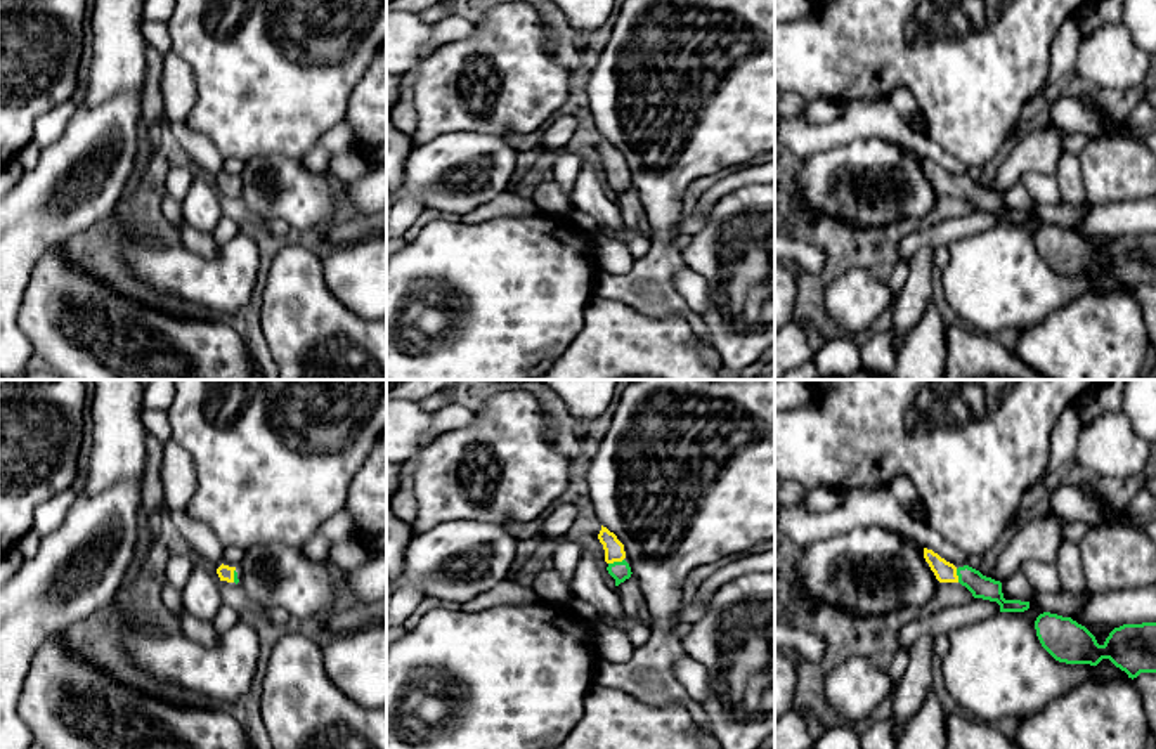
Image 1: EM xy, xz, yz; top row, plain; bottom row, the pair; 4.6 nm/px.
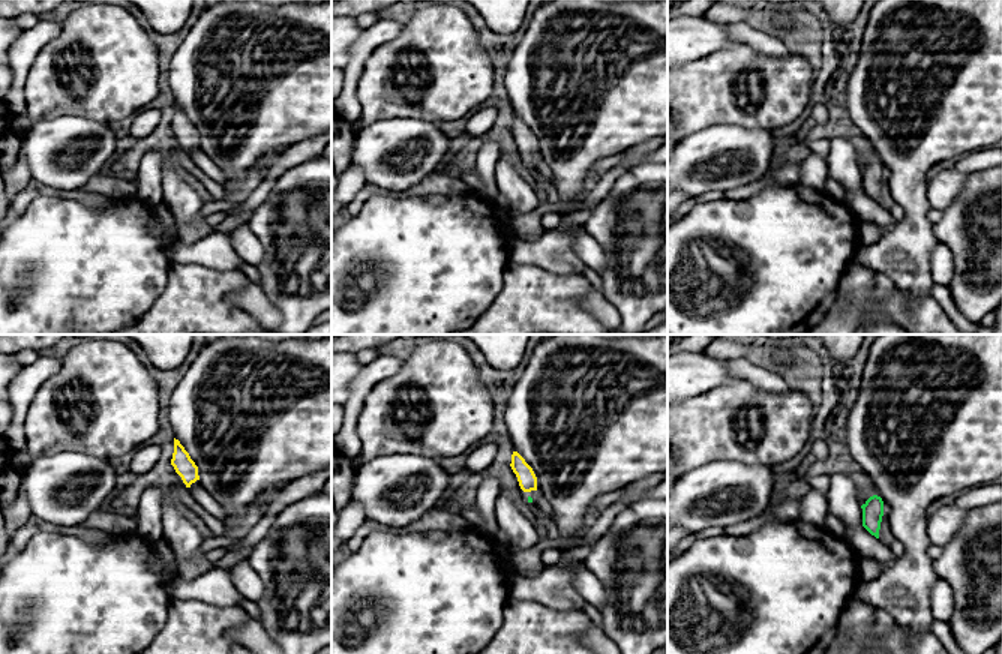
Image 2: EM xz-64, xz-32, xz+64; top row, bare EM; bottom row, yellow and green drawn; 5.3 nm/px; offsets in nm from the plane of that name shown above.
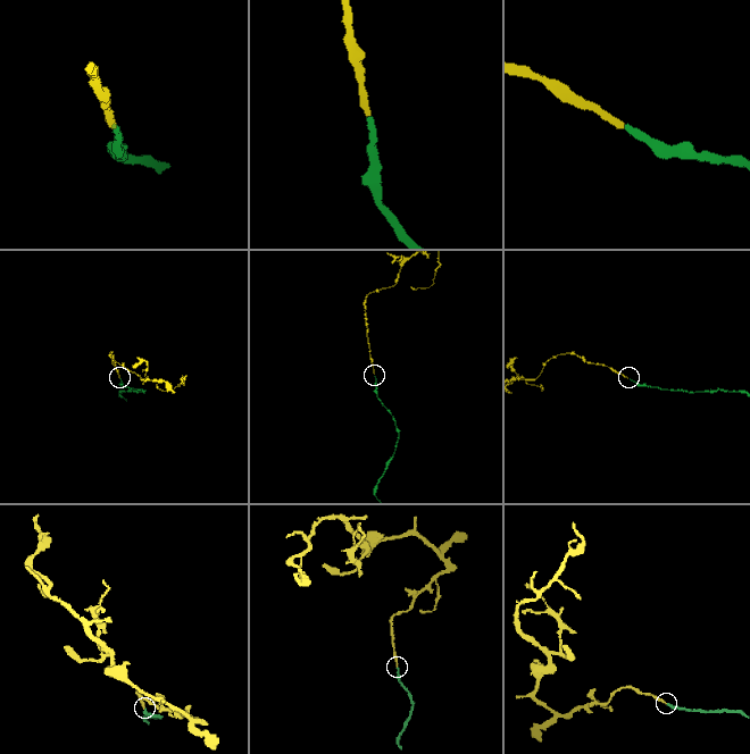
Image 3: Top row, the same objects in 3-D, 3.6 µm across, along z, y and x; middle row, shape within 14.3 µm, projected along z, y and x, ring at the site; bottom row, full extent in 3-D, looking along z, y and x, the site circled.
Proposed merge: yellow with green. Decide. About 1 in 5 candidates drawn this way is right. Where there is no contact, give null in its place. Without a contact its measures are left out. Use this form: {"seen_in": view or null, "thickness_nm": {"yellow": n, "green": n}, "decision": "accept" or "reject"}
{"seen_in": "xz", "thickness_nm": {"yellow": 100, "green": 90}, "decision": "accept"}

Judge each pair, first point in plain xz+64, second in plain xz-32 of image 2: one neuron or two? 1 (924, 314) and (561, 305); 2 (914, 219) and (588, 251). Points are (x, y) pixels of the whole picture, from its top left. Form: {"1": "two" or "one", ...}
{"1": "one", "2": "two"}

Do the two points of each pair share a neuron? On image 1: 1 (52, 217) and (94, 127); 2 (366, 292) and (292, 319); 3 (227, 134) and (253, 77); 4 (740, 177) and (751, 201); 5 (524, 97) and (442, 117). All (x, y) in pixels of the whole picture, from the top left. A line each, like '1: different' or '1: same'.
1: same
2: different
3: same
4: different
5: same

